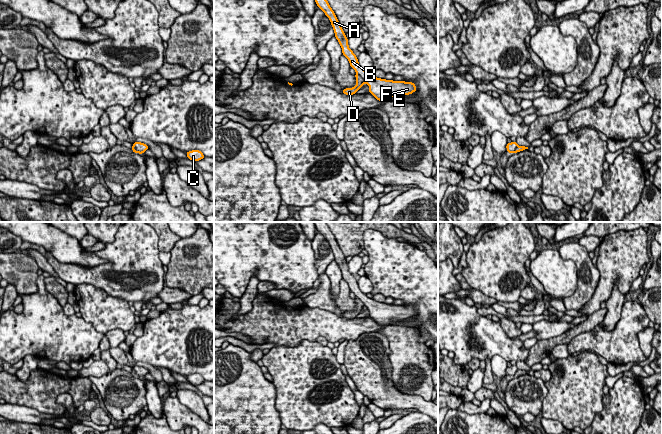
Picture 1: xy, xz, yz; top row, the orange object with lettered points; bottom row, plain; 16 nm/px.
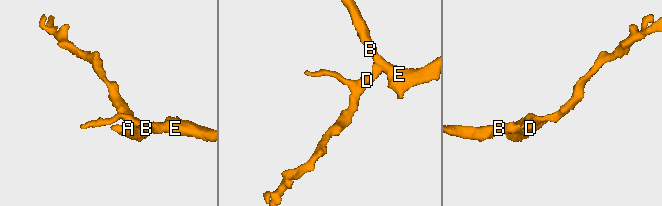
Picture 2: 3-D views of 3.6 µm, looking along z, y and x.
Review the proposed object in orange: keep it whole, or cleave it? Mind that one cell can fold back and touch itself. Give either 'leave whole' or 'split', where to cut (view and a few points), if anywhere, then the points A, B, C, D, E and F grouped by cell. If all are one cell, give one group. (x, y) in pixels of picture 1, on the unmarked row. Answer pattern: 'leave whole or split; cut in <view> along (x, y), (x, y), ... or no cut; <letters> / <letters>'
split; cut in xz along (356, 297), (364, 306); A B C E F / D

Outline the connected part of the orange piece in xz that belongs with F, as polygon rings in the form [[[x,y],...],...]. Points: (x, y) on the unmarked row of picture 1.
[[[314,222],[316,229],[325,237],[329,242],[333,251],[335,262],[338,264],[342,278],[348,283],[351,292],[353,292],[356,298],[360,299],[364,307],[369,310],[369,317],[371,317],[380,326],[388,326],[393,320],[410,319],[417,315],[415,308],[411,305],[393,305],[377,302],[371,298],[368,298],[358,286],[357,280],[349,272],[348,262],[344,257],[335,236],[330,231],[326,222]]]

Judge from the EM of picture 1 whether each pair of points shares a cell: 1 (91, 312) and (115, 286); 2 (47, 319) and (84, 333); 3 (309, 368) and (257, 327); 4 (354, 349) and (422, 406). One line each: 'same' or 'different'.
1: different
2: same
3: different
4: same

